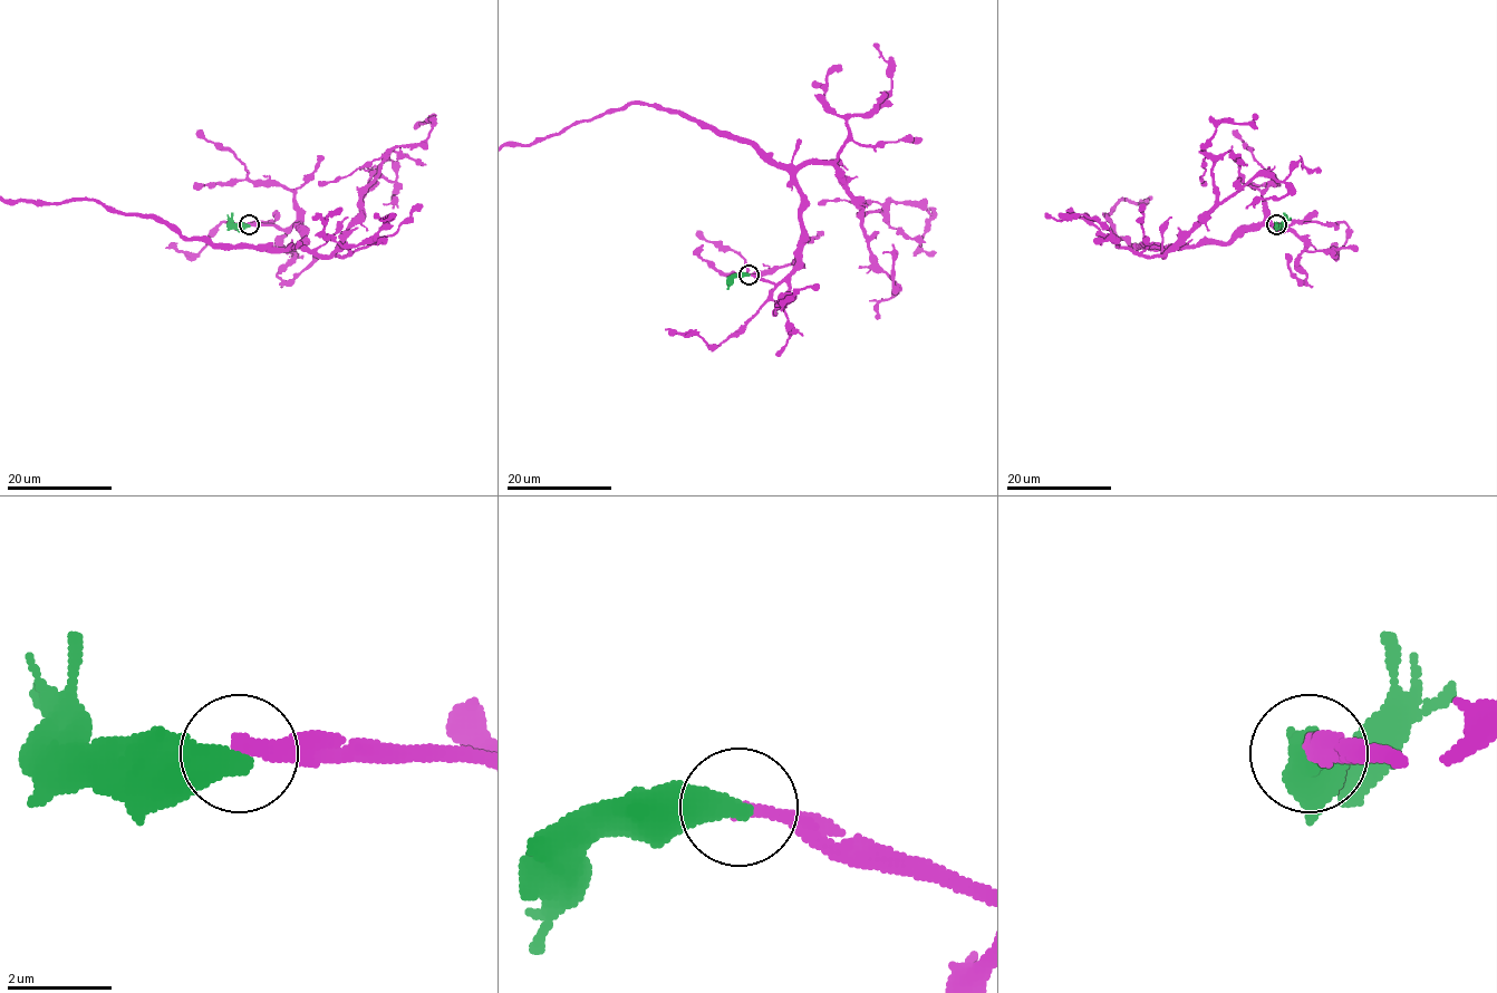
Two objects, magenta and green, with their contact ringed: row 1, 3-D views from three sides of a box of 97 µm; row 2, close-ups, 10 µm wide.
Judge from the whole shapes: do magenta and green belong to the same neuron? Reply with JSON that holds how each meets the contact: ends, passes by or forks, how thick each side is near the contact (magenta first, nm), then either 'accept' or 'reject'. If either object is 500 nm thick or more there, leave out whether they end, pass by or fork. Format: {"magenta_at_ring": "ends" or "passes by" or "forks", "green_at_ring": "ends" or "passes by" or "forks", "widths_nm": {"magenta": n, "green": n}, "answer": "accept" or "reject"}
{"widths_nm": {"magenta": 320, "green": 550}, "answer": "reject"}

